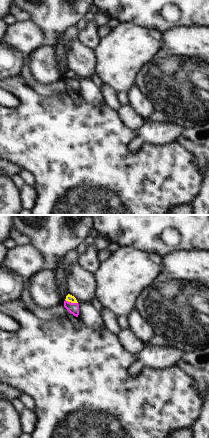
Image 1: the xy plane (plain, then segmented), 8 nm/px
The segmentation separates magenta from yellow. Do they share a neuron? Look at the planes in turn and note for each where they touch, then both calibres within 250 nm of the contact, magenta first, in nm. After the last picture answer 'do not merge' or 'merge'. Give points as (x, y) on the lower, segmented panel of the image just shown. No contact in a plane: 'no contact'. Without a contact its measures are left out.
contact (70, 302); calibres 90 and 60 nm

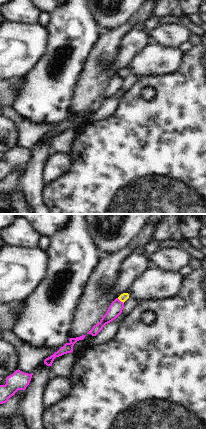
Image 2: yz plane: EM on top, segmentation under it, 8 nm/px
contact (119, 300); calibres 110 and 70 nm

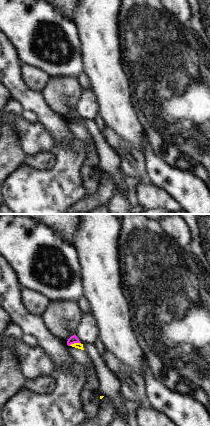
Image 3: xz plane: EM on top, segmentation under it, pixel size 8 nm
contact (74, 342); calibres 70 and 50 nm

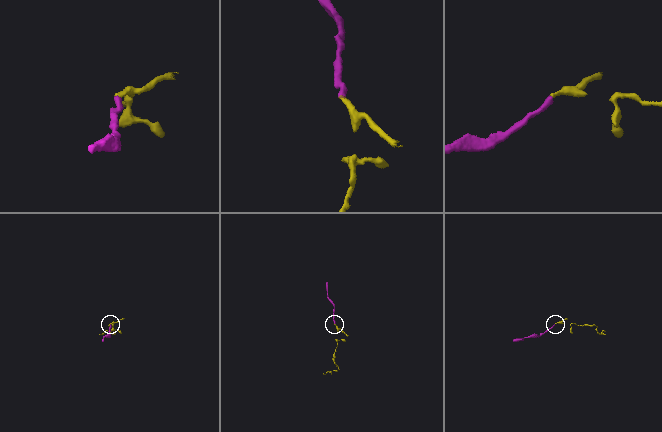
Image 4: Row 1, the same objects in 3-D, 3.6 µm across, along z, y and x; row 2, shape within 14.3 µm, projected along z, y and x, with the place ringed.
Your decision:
do not merge

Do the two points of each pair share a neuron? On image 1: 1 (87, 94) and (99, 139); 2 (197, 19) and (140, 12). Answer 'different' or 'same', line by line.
1: different
2: same

